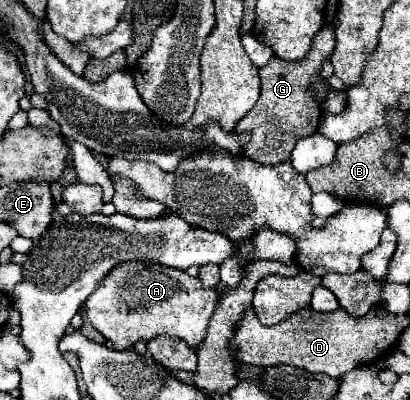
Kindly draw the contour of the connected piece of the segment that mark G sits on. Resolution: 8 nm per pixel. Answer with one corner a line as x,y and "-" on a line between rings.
325,25
315,35
311,43
311,51
303,59
299,59
299,63
287,63
273,57
265,67
259,69
261,97
257,99
255,107
235,127
237,133
251,131
253,135
243,155
265,165
283,163
289,161
293,147
301,137
307,137
313,131
317,131
321,119
321,107
307,93
307,87
313,77
313,65
321,65
331,55
331,51
333,51
333,27

